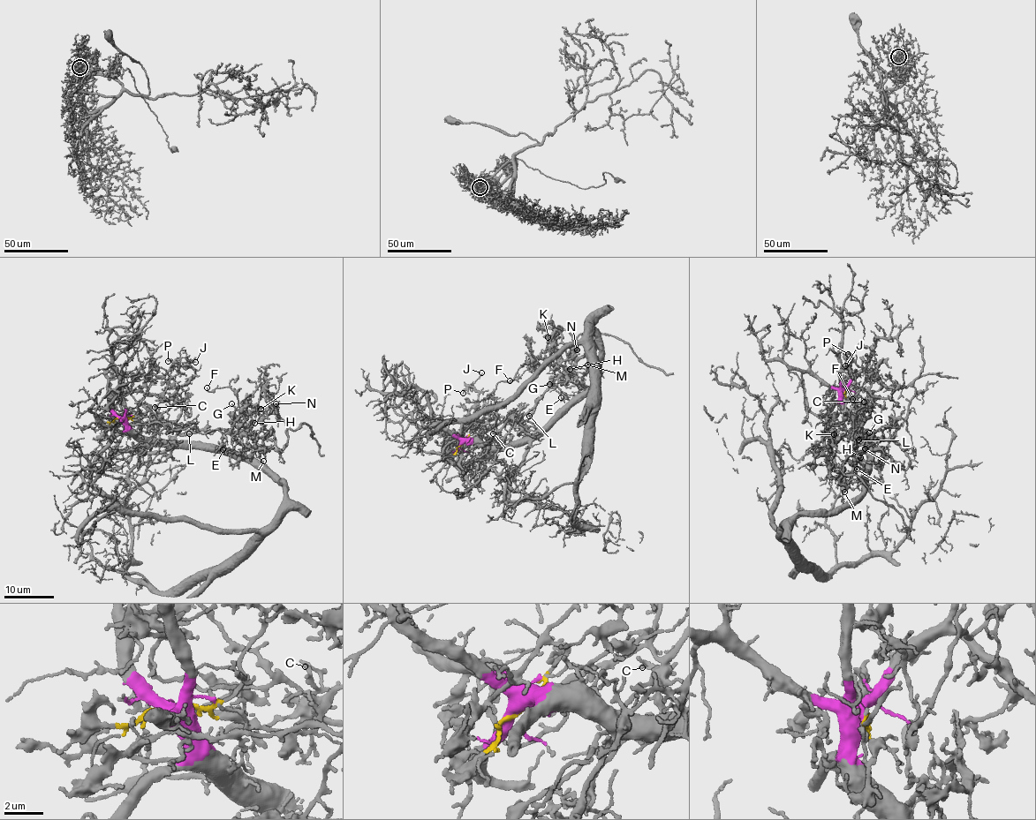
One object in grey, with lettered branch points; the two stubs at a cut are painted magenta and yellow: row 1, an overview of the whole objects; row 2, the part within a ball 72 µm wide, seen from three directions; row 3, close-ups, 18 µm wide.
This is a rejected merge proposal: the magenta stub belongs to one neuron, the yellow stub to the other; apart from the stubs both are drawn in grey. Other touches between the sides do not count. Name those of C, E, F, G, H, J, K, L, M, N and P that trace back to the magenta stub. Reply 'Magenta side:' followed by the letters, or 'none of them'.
Magenta side: none of them

